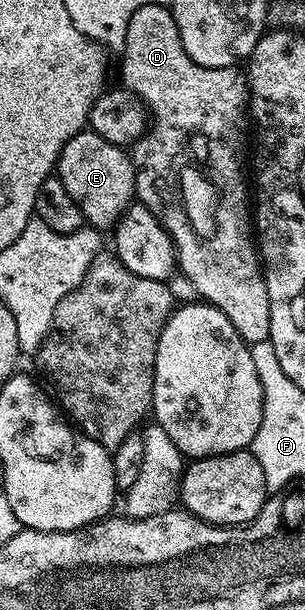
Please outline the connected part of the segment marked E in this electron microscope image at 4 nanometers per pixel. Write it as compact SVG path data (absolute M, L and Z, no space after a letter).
M90 128L65 144L59 154L57 177L65 184L69 196L77 200L84 223L100 232L110 231L135 198L135 169L130 153L122 146L109 144L109 140Z

